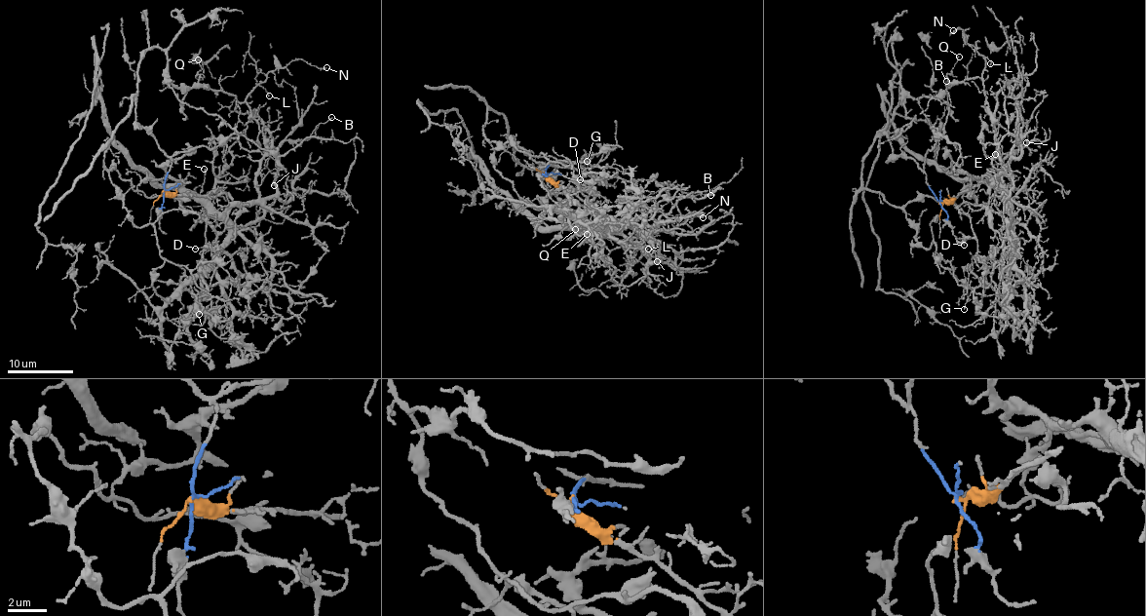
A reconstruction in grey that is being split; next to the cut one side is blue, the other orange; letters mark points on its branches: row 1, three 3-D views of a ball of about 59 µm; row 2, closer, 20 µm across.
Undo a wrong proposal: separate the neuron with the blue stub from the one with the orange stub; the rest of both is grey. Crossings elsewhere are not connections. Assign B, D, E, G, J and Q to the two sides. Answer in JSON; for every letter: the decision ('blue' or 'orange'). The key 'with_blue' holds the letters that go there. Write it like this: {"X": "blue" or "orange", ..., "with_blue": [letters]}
{"B": "blue", "D": "orange", "E": "orange", "G": "orange", "J": "orange", "Q": "blue", "with_blue": ["B", "Q"]}

